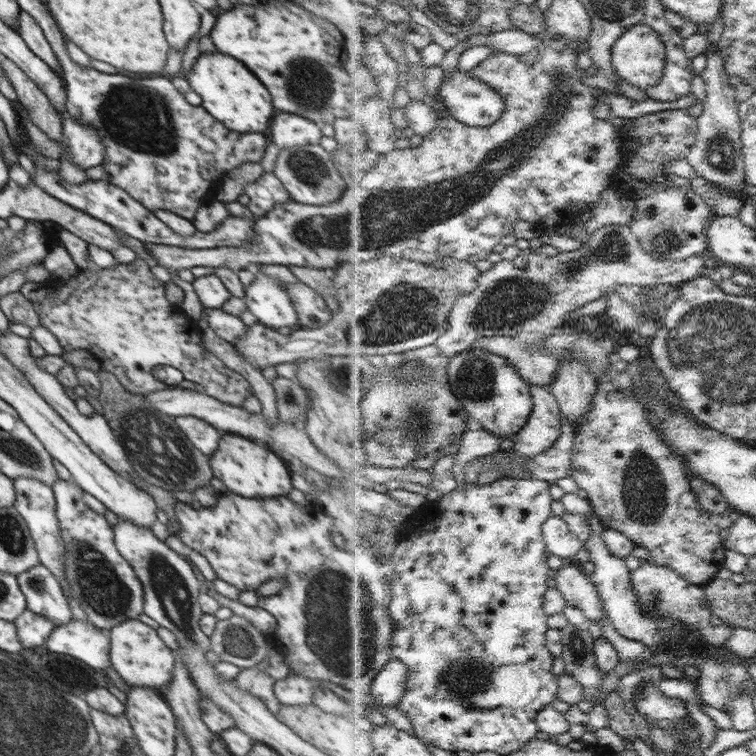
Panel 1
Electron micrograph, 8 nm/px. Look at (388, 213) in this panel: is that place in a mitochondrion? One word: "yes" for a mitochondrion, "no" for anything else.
yes

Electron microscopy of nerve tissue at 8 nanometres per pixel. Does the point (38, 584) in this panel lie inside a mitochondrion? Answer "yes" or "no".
yes

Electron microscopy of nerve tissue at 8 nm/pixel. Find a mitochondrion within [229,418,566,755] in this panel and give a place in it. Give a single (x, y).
(348, 647)

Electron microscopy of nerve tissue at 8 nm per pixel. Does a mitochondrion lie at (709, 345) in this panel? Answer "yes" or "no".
yes

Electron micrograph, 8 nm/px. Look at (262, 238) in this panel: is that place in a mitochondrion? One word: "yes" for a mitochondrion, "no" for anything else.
no

